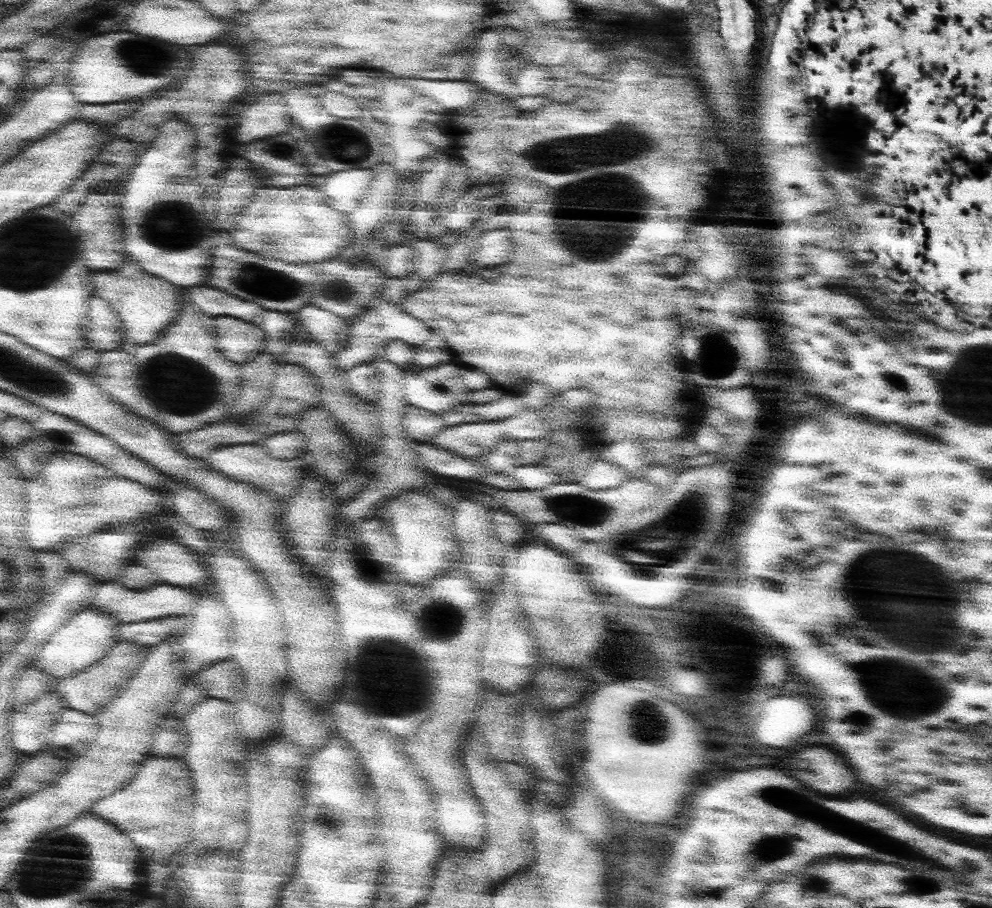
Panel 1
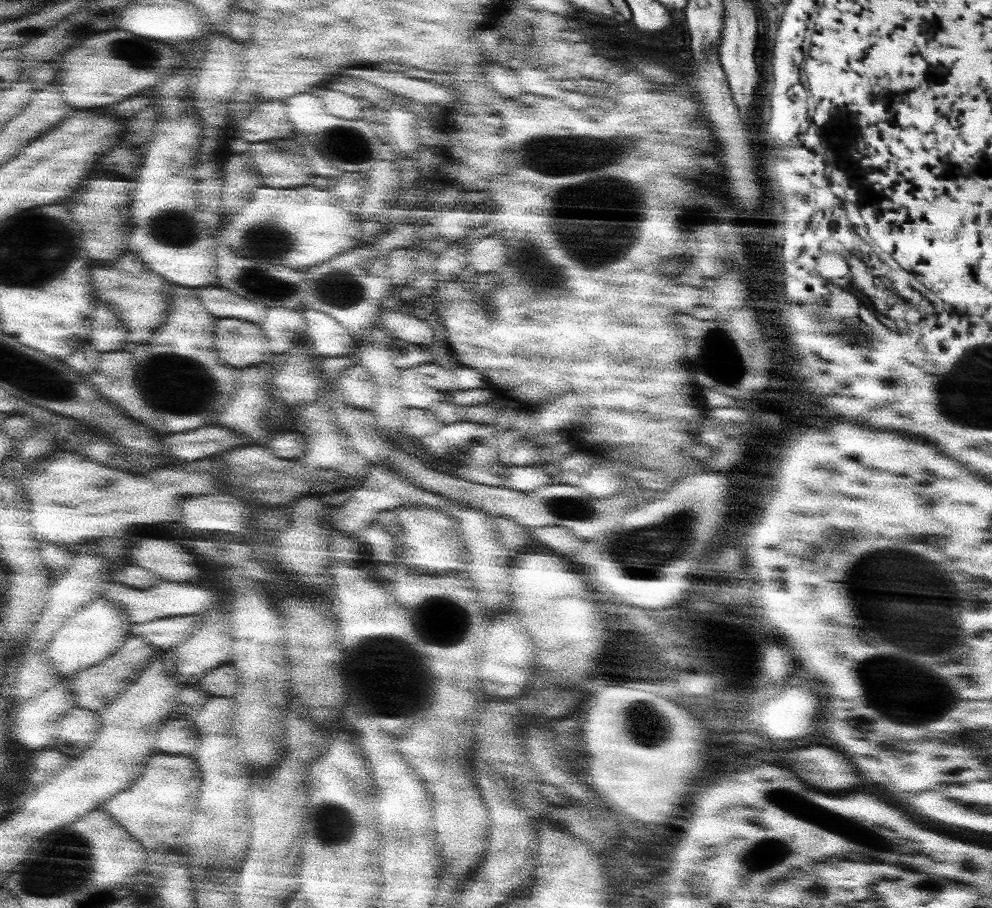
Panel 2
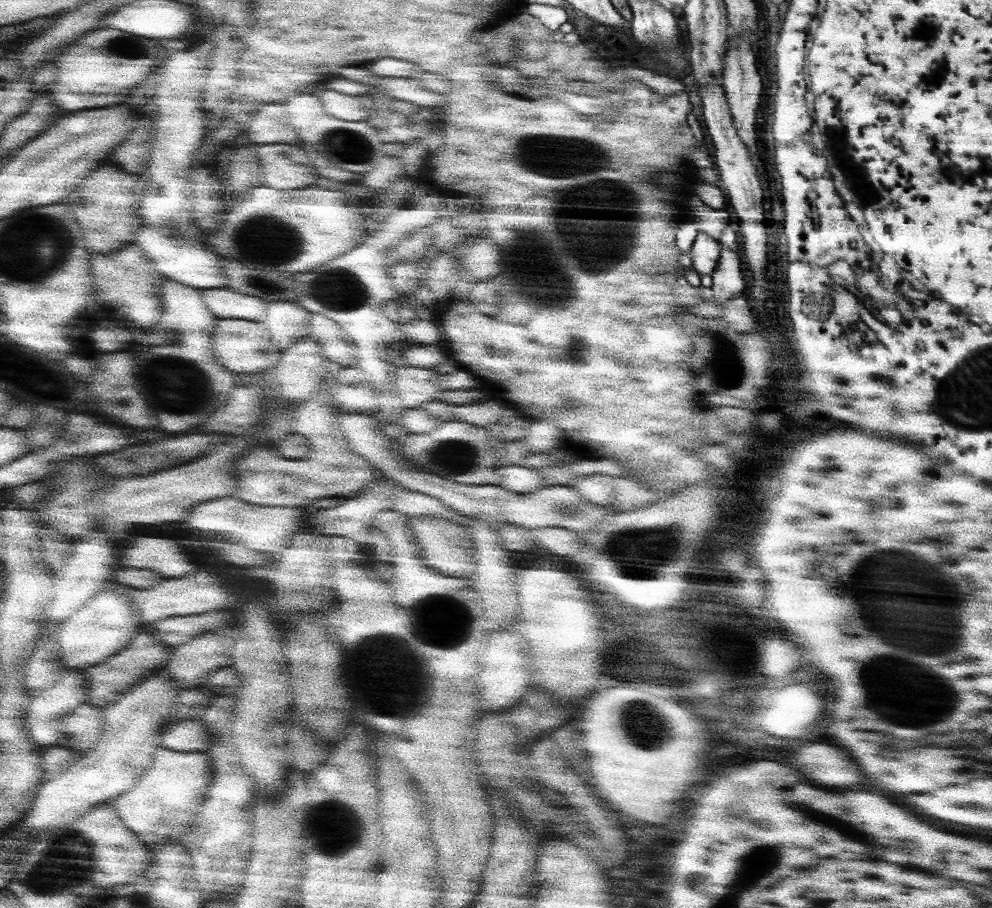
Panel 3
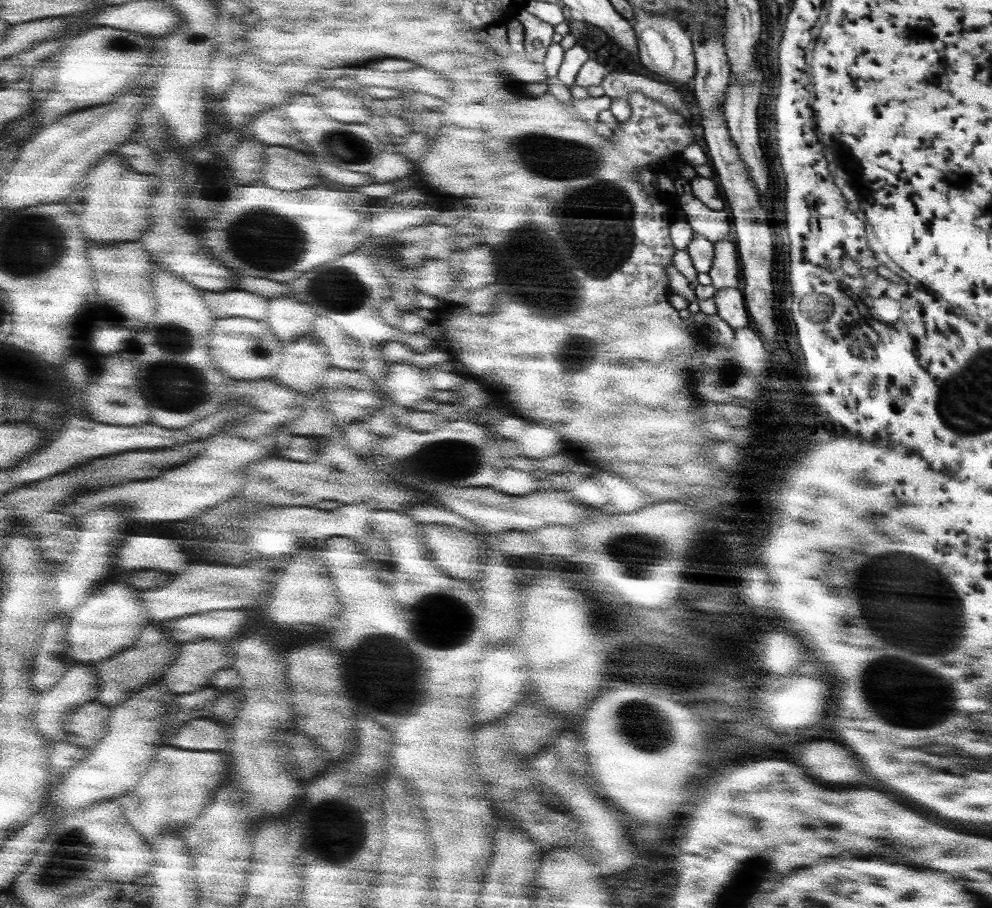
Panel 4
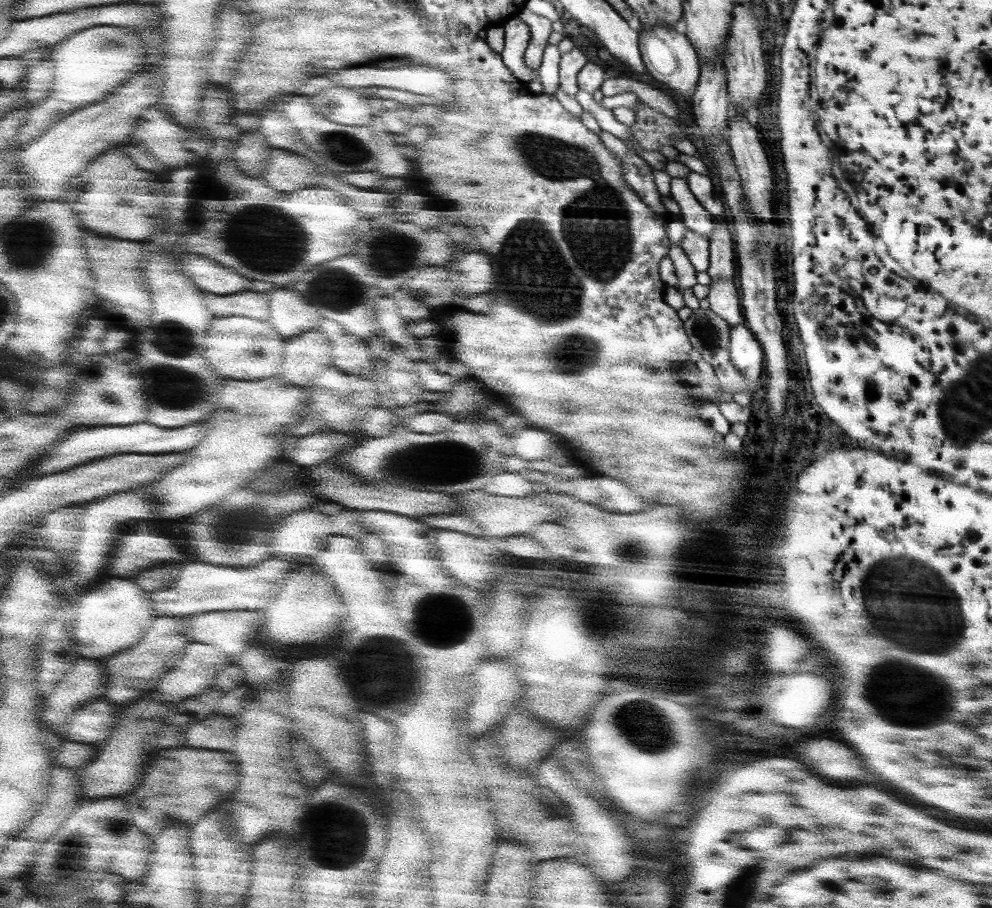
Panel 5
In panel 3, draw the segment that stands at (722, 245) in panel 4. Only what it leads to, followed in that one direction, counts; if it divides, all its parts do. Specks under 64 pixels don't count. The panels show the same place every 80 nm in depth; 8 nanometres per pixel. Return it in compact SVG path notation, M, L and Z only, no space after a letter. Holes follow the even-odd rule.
M723 248L720 258L711 275L713 298L716 303L723 303L732 295L744 294L744 278L742 276L742 262L740 252Z

